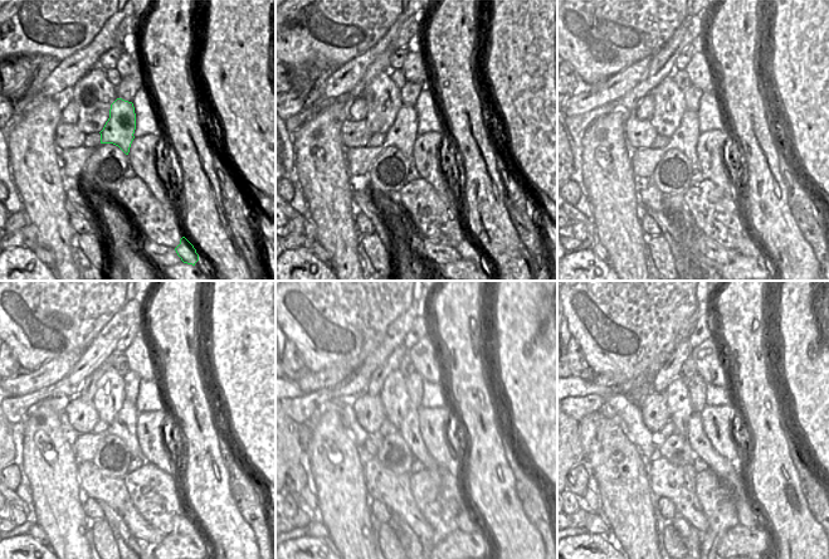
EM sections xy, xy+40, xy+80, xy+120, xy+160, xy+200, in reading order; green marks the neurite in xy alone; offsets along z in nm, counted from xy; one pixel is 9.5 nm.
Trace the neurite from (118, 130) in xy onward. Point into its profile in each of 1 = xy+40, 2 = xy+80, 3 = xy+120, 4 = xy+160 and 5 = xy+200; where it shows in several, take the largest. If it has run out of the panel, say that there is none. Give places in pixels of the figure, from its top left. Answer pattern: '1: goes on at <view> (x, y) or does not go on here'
1: goes on at xy+40 (403, 134)
2: goes on at xy+80 (684, 139)
3: goes on at xy+120 (123, 426)
4: goes on at xy+160 (409, 428)
5: goes on at xy+200 (731, 476)

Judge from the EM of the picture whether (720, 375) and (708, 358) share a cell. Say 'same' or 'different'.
same

